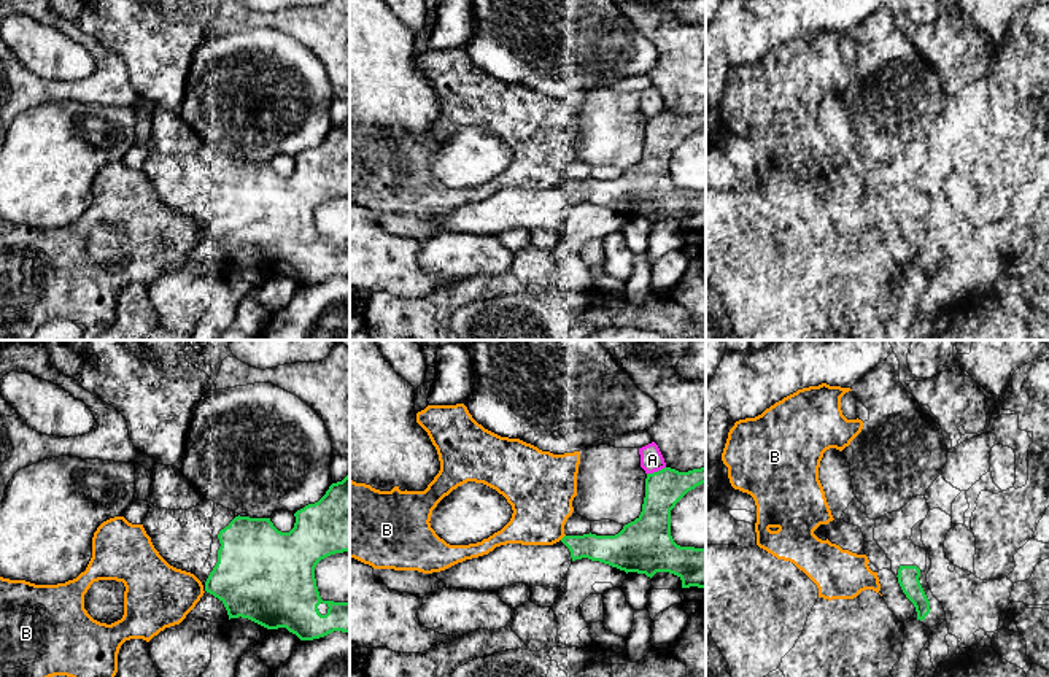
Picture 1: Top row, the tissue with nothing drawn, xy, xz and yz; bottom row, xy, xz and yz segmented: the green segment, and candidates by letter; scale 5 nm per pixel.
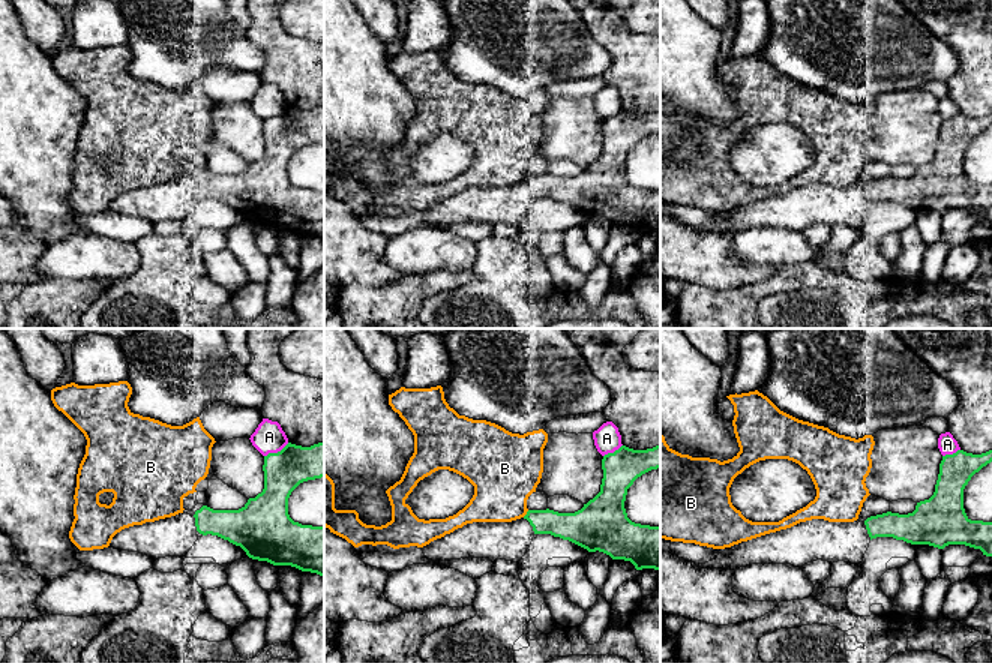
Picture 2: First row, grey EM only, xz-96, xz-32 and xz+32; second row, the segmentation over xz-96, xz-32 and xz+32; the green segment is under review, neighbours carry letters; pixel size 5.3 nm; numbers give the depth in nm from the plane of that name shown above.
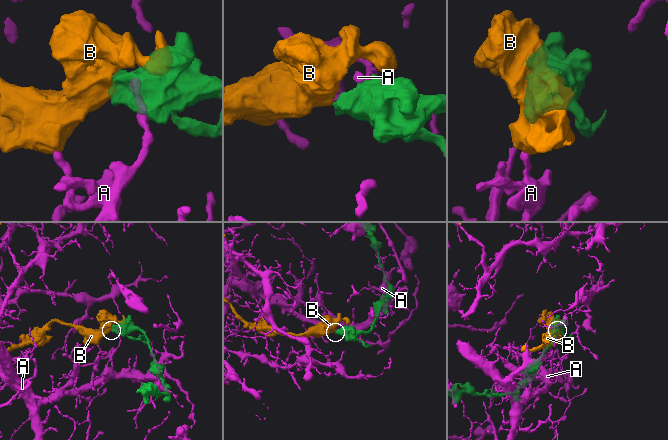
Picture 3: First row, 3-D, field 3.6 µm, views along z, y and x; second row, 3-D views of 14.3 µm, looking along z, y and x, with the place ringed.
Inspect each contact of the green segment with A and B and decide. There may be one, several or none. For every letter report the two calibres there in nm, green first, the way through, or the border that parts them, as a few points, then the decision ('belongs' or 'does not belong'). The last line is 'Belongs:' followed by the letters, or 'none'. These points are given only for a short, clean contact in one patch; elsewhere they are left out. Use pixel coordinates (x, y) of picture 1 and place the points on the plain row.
A: 190 nm thick on the green side, 120 nm on the other; does not belong
B: 150 nm thick on the green side, 320 nm on the other; does not belong
Belongs: none

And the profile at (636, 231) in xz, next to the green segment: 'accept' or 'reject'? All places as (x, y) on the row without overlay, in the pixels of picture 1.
reject

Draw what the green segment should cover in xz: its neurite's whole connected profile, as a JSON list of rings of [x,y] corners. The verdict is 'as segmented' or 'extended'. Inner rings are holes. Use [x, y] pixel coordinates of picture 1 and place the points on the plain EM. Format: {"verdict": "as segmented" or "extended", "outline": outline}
{"verdict": "extended", "outline": [[[706,110],[688,116],[664,111],[647,118],[645,141],[641,159],[623,170],[615,180],[564,180],[553,189],[507,188],[496,191],[488,199],[466,203],[445,215],[431,219],[442,224],[447,232],[464,232],[496,237],[502,230],[524,227],[526,230],[559,232],[571,208],[588,202],[617,211],[620,215],[645,218],[669,216],[682,224],[682,232],[706,232],[706,192],[680,191],[671,180],[671,154],[691,133],[706,127]]]}

